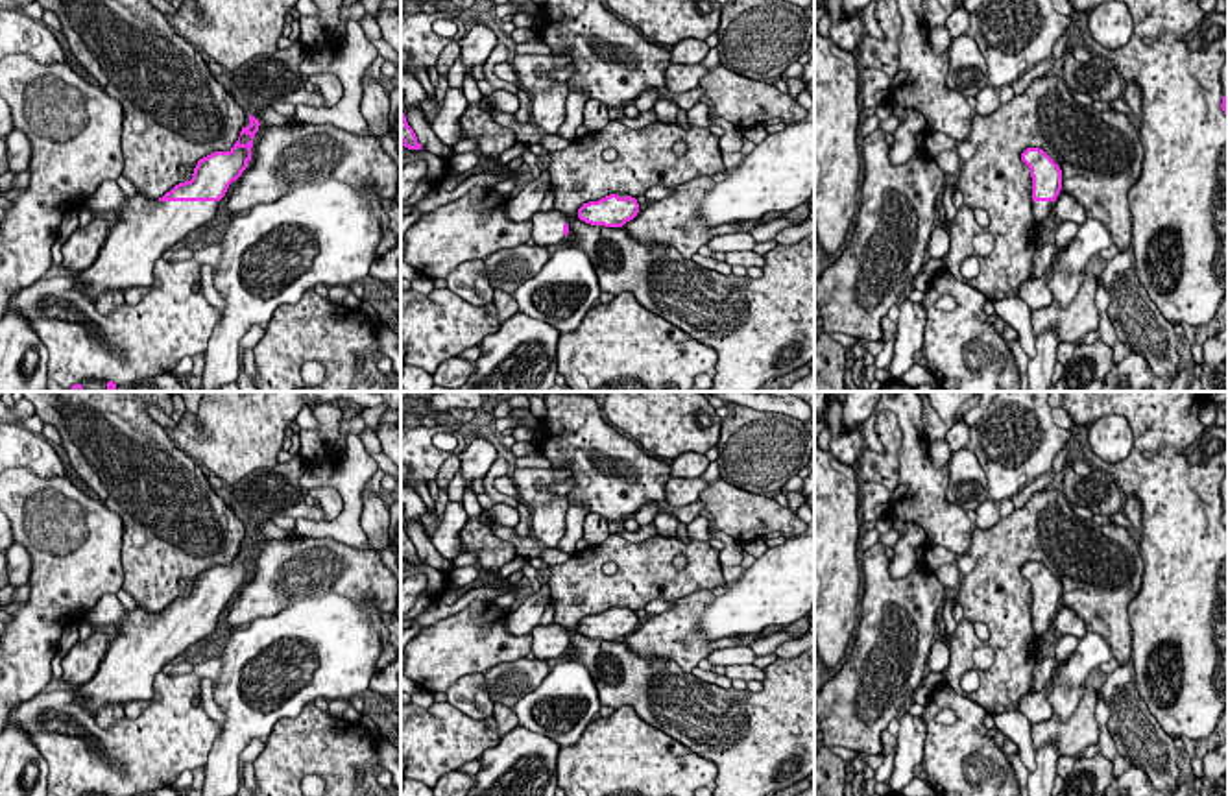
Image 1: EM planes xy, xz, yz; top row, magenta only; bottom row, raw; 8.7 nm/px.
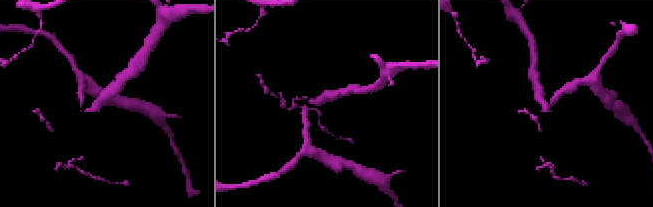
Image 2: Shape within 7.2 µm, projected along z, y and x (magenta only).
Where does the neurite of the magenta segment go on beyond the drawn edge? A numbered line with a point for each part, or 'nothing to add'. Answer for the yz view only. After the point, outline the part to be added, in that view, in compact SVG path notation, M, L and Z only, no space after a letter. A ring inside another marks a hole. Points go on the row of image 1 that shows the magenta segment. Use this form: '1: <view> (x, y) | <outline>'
1: yz (1040, 209) | M1032 201L1032 216L1041 223L1053 212L1054 201Z

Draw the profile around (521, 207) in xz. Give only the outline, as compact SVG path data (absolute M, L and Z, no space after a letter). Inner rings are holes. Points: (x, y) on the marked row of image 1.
M541 170L537 179L526 183L526 187L510 199L506 216L512 222L528 222L543 203L545 194L550 190L550 177L547 170Z

